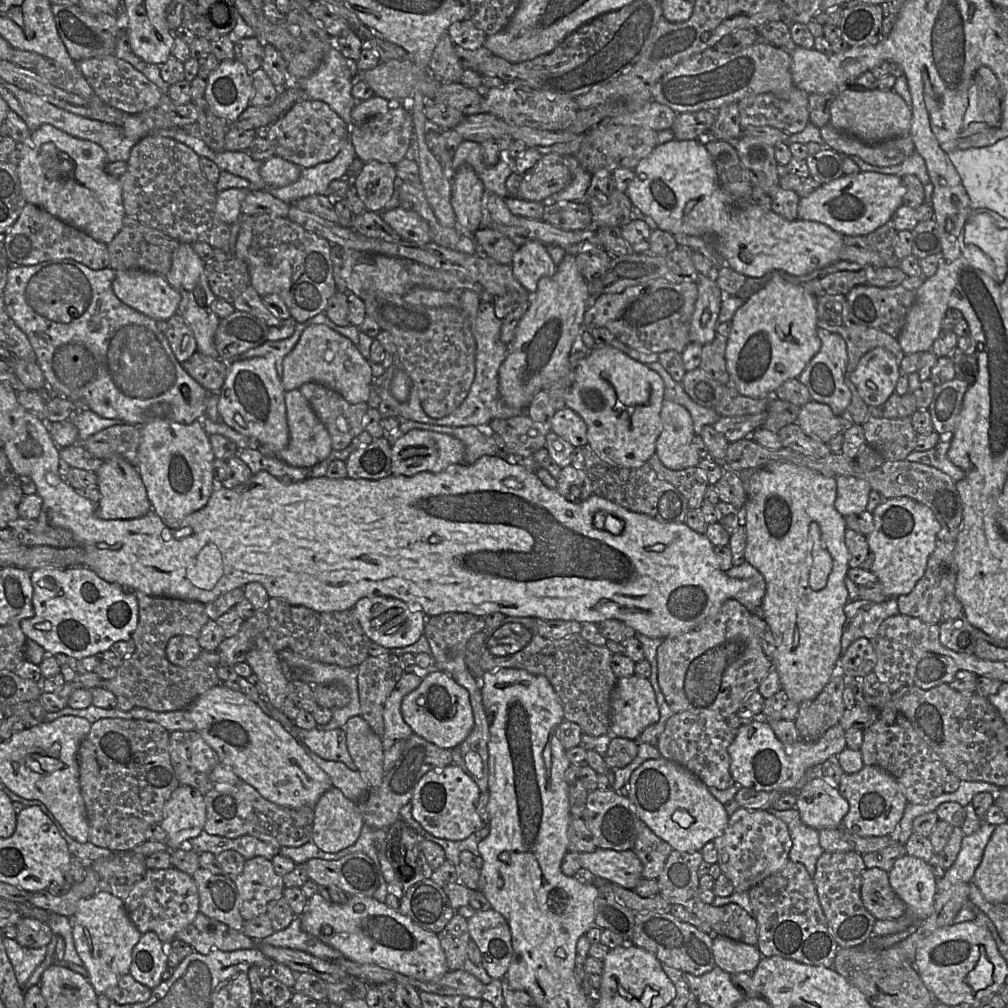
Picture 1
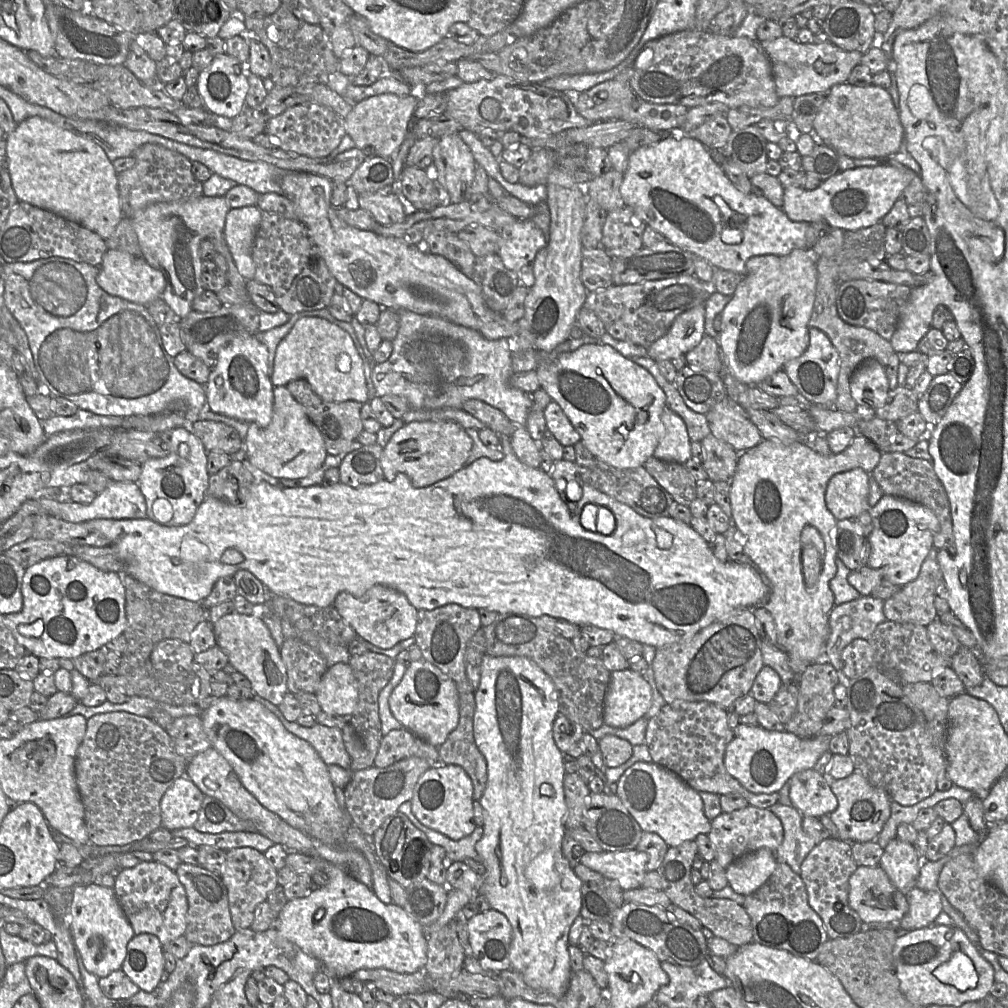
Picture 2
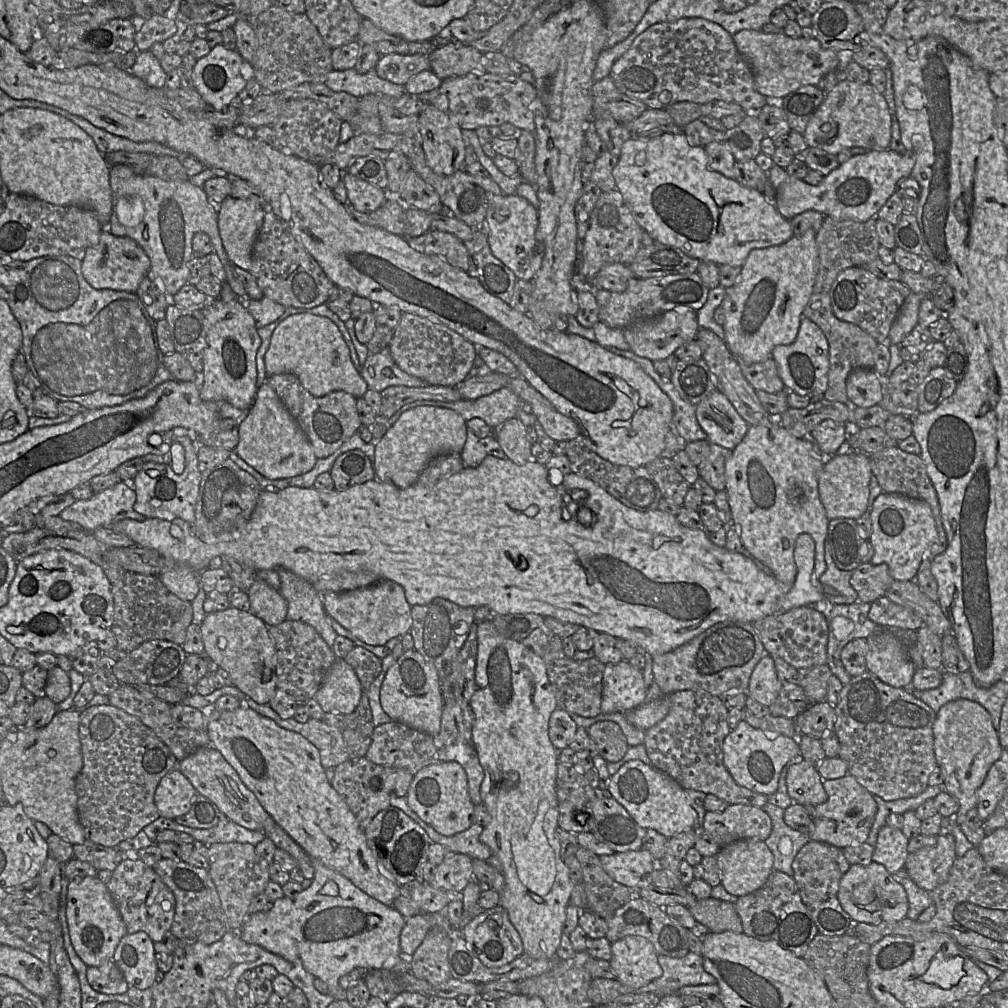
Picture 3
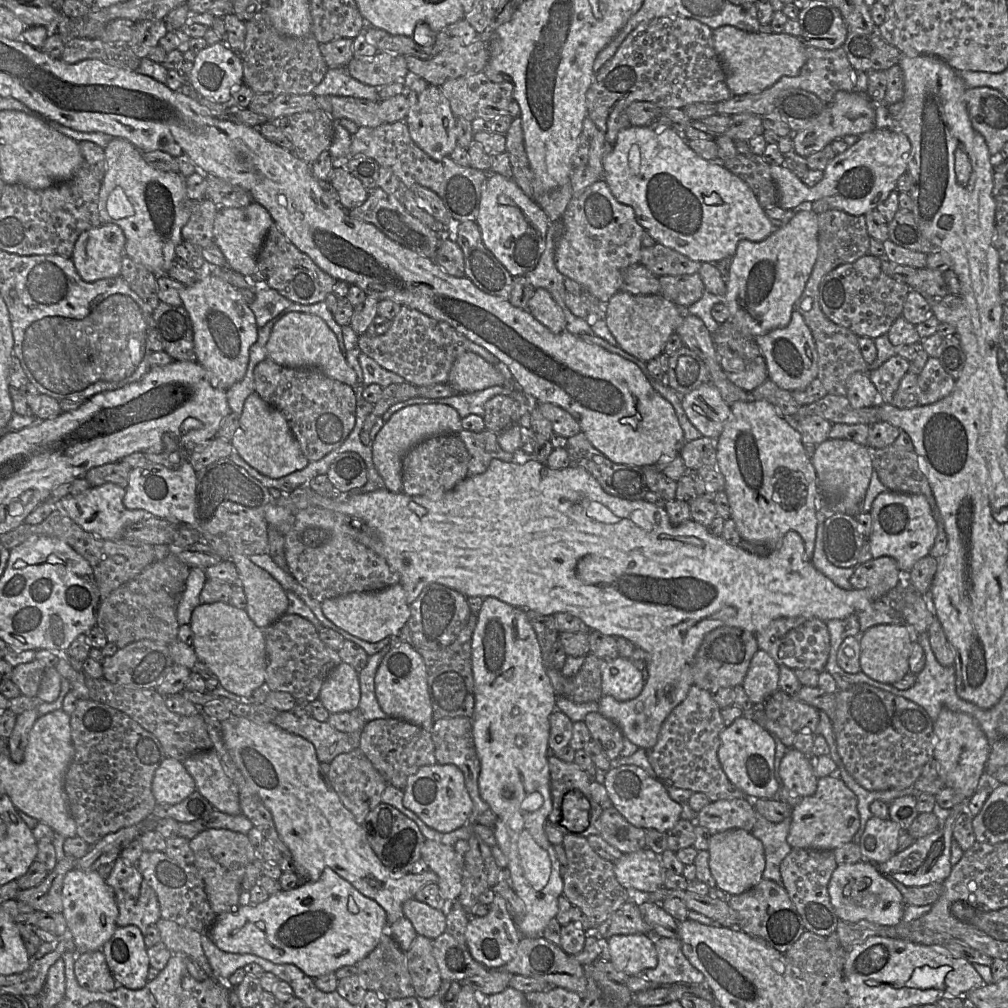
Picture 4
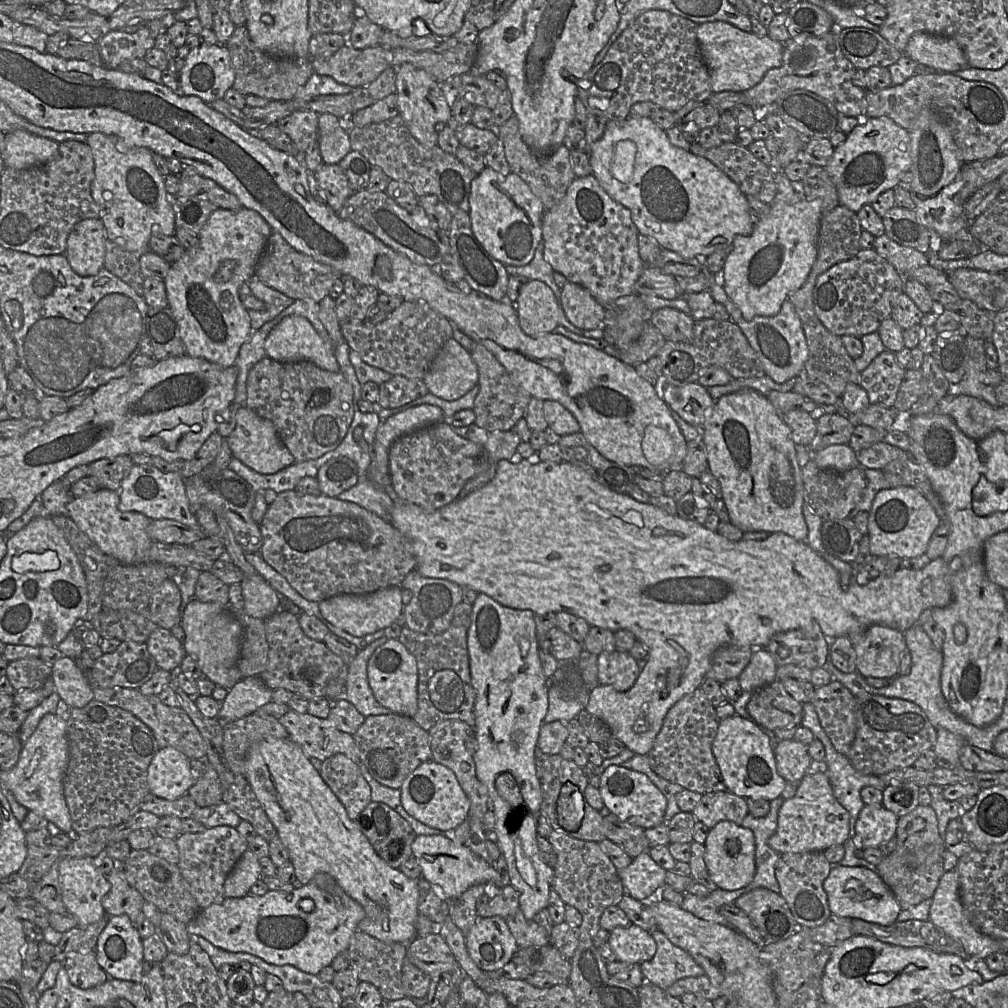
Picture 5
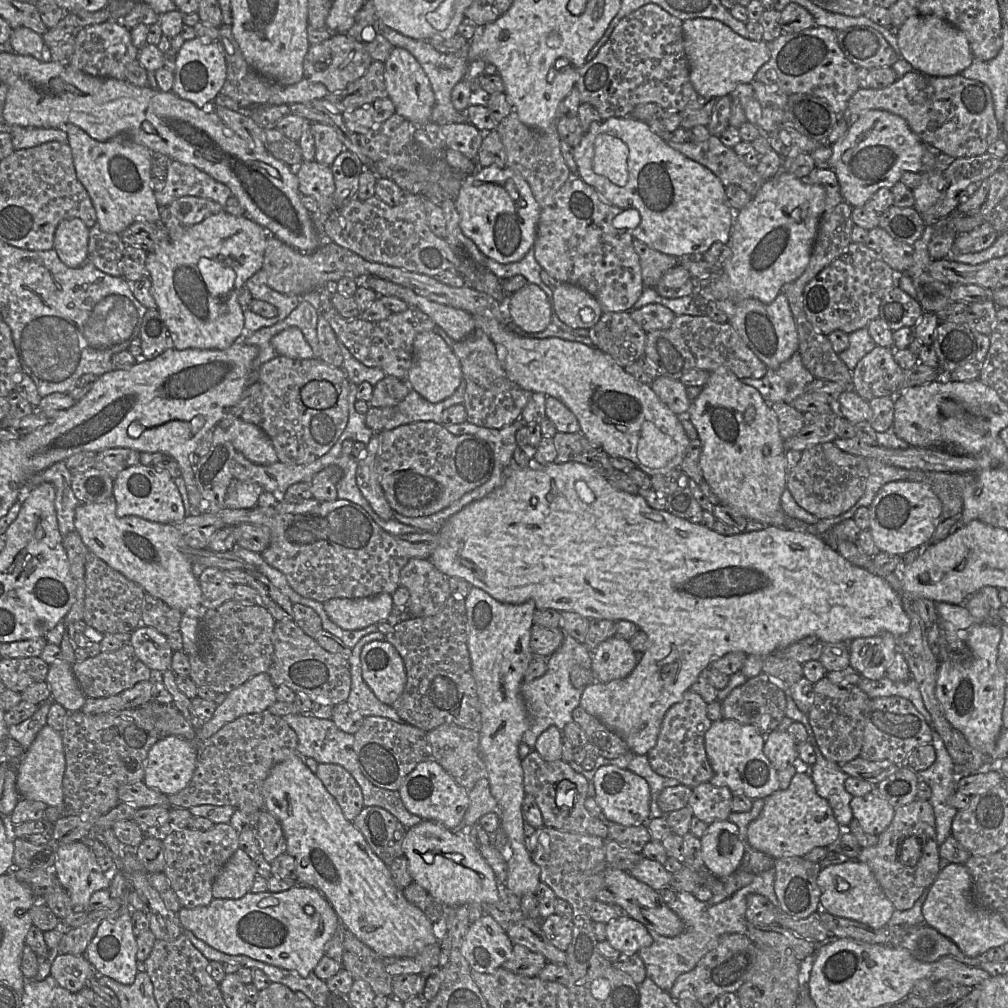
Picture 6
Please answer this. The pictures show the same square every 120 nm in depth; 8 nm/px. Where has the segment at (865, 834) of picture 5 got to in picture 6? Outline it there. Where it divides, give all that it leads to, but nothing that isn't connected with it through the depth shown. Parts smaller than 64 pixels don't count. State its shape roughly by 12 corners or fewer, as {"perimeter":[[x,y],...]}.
{"perimeter":[[874,791],[853,796],[853,820],[864,832],[881,834],[895,808]]}

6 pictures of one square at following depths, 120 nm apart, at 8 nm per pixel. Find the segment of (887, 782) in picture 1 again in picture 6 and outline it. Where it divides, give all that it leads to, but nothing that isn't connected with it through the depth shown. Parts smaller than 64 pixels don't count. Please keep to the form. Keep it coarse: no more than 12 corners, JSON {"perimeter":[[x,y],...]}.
{"perimeter":[[809,773],[764,800],[754,850],[803,857],[841,834]]}

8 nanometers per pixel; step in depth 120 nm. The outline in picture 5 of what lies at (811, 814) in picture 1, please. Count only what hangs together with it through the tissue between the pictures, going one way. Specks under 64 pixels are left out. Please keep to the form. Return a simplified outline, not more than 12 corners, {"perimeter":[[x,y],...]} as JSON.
{"perimeter":[[780,740],[774,754],[777,772],[798,784],[813,759],[808,745]]}

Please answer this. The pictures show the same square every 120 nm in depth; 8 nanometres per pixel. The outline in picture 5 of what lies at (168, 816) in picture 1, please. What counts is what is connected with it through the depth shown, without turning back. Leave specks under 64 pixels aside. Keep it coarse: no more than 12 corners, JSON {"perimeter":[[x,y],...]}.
{"perimeter":[[159,749],[148,768],[150,793],[166,800],[195,783],[190,761]]}

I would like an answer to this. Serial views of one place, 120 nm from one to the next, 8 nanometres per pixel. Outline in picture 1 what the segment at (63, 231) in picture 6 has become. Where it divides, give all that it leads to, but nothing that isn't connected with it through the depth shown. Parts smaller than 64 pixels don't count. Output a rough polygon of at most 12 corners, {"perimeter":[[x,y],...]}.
{"perimeter":[[116,271],[112,289],[155,321],[175,315],[181,299],[163,276]]}

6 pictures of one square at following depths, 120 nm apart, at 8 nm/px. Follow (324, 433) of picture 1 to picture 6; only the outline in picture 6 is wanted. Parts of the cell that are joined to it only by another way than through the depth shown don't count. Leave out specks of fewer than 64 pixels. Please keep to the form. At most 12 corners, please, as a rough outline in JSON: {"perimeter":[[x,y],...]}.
{"perimeter":[[238,418],[226,431],[234,449],[258,465],[278,461],[270,439]]}

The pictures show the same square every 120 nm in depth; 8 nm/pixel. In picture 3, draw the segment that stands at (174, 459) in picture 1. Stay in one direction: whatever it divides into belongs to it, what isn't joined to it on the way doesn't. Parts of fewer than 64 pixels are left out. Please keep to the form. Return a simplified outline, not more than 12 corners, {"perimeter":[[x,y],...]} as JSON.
{"perimeter":[[198,446],[185,470],[144,462],[132,480],[134,510],[145,518],[195,522],[201,471]]}

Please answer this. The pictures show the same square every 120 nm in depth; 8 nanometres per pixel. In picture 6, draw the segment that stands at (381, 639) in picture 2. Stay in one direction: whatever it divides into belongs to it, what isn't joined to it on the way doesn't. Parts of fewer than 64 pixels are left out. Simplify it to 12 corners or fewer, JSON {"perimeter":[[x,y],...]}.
{"perimeter":[[392,594],[332,598],[323,603],[344,630],[361,630],[387,618]]}

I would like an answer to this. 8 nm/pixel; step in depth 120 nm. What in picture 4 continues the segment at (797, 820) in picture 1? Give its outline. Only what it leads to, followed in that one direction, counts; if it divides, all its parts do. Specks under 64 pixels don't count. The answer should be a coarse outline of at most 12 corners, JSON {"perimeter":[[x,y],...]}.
{"perimeter":[[757,812],[750,833],[764,847],[763,879],[782,885],[780,866],[793,849],[791,817],[773,823]]}

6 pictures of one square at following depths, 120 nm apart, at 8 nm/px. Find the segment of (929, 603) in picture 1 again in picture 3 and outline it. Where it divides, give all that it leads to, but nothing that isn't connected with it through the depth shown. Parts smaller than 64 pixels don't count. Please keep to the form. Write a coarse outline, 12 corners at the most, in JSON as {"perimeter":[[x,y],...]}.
{"perimeter":[[885,596],[871,603],[878,626],[917,631],[924,625],[913,610]]}

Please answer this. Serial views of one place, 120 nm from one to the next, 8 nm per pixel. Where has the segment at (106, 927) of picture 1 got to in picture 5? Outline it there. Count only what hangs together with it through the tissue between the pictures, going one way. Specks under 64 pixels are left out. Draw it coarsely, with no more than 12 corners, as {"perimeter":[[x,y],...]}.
{"perimeter":[[63,858],[66,910],[85,927],[106,915],[111,885],[95,858]]}

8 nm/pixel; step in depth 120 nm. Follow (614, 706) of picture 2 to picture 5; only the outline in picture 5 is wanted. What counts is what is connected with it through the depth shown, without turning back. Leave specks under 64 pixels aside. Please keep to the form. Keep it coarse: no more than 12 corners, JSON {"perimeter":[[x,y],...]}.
{"perimeter":[[629,652],[597,657],[599,684],[619,692],[635,684],[641,671]]}

